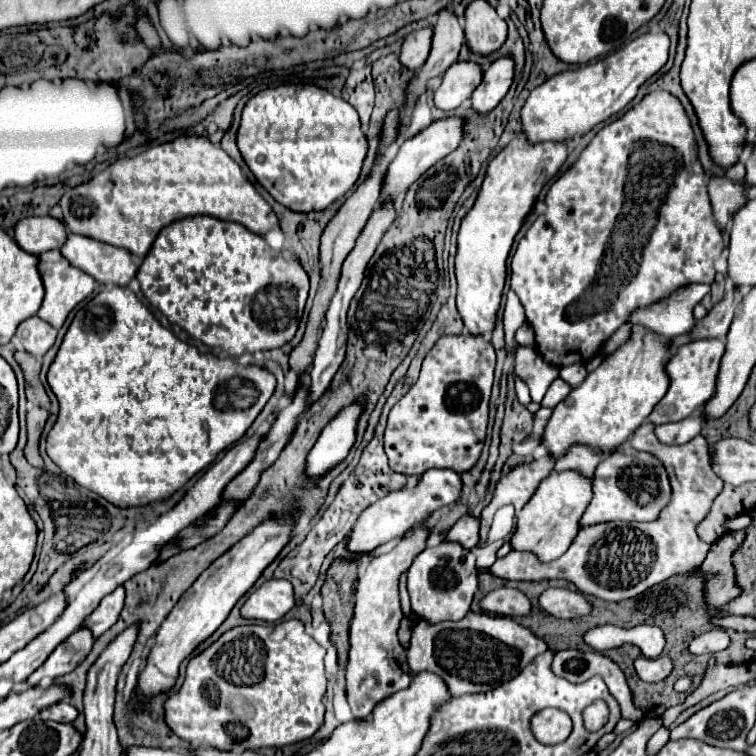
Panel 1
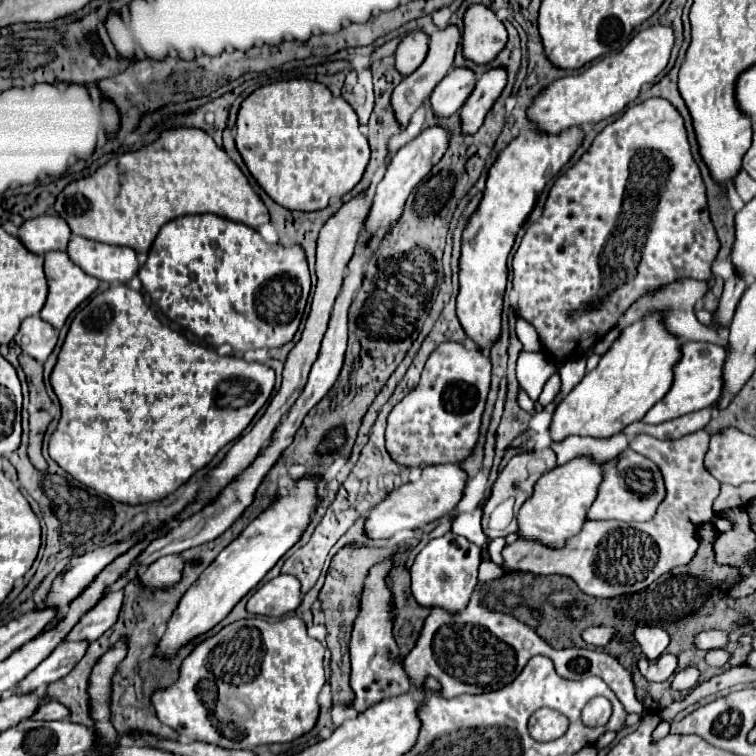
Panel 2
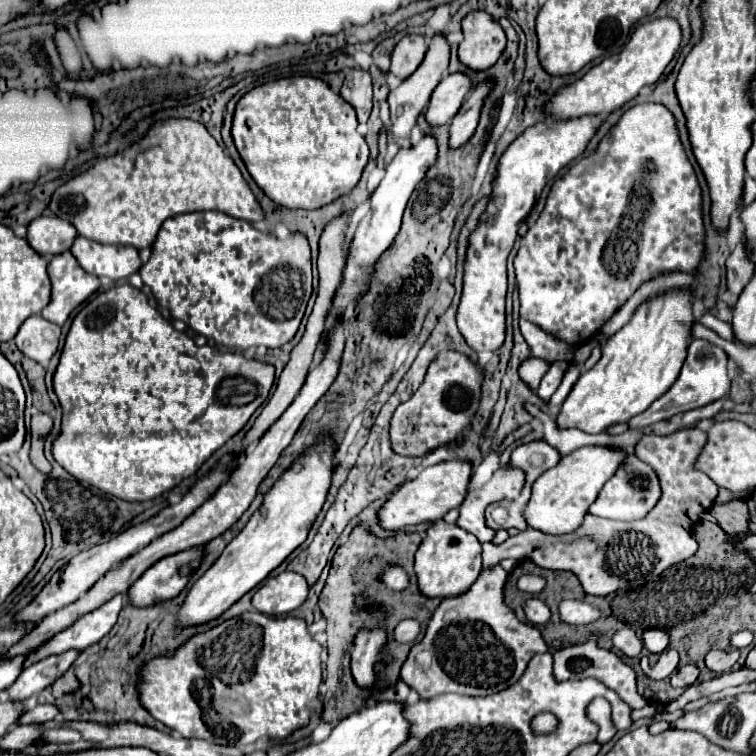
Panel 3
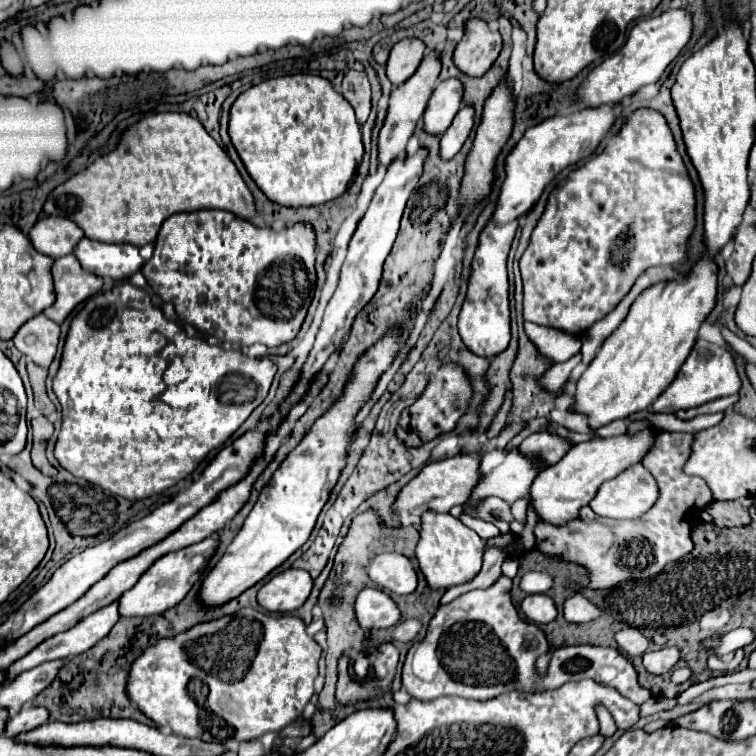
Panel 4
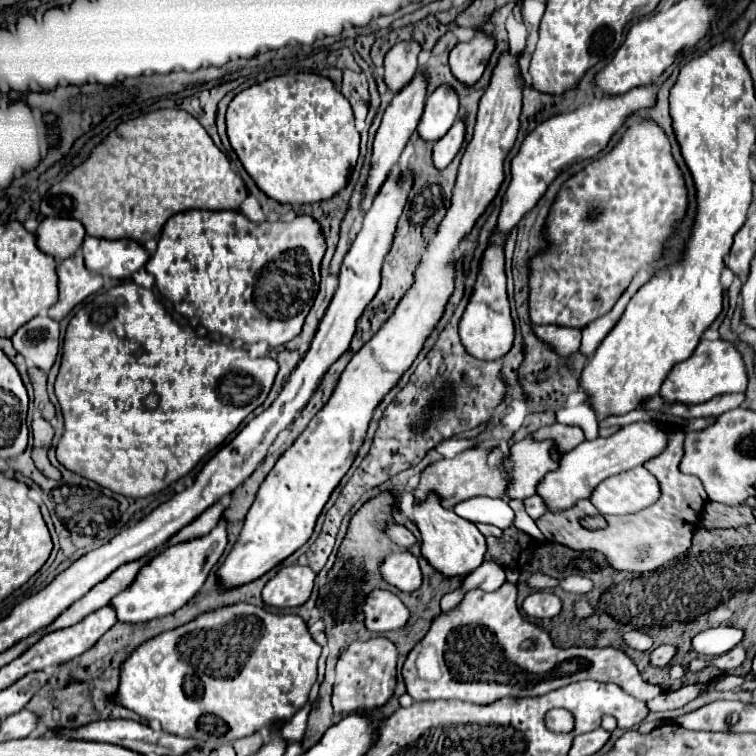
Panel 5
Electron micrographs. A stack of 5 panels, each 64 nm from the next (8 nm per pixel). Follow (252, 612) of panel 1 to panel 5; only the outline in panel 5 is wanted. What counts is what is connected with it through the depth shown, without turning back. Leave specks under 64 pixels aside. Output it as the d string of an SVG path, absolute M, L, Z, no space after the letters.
M286 566L264 586L262 598L266 604L278 608L302 606L312 594L314 578L316 572L310 566Z

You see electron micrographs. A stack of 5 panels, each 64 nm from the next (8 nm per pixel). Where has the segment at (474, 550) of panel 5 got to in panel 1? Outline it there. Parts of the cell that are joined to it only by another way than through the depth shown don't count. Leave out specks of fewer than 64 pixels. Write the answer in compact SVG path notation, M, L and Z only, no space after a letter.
M442 540L438 546L422 550L408 570L408 594L412 610L420 618L428 618L432 622L464 618L466 612L470 610L476 588L478 588L476 556L472 554L472 550L464 548L458 542Z

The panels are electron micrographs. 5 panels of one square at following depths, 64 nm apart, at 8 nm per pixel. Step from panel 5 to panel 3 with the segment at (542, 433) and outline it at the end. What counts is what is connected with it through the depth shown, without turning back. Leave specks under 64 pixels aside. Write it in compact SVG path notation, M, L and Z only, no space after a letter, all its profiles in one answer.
M534 440L528 444L522 444L518 448L514 448L510 464L518 466L526 472L526 488L520 494L520 500L530 500L530 484L548 468L552 468L556 462L560 460L560 452L550 446L546 440Z

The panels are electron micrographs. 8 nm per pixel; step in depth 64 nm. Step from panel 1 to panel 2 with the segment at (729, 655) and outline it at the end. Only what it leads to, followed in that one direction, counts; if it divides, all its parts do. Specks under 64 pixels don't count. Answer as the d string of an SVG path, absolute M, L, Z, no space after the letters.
M702 524L698 528L698 540L700 540L700 548L696 552L696 556L684 564L674 568L672 572L676 572L676 622L680 622L680 626L672 626L672 628L664 628L670 634L670 652L678 656L678 670L686 668L686 666L696 666L700 670L700 682L704 682L708 678L708 666L704 662L704 650L696 648L694 638L704 632L704 630L712 630L712 628L720 628L728 634L728 644L726 648L732 652L732 660L730 666L738 666L746 662L748 652L752 650L750 646L740 646L736 640L736 634L744 634L744 628L748 628L748 624L740 624L738 620L742 620L742 612L738 610L738 600L728 596L728 588L736 582L738 578L738 570L734 566L722 566L714 560L714 542L720 536L720 532L714 528L714 524Z

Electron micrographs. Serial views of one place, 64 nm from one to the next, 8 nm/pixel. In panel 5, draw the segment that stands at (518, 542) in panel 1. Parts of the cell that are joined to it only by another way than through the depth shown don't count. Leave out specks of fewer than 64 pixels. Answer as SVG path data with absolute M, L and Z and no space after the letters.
M634 422L628 426L622 426L616 434L608 438L596 438L592 442L584 440L578 444L574 450L566 452L560 458L560 468L556 472L550 472L538 486L538 494L544 498L548 504L548 510L558 510L558 508L570 508L574 502L580 498L588 498L592 490L608 476L632 470L636 466L646 464L650 458L658 456L664 452L668 446L670 430L662 428L660 424L654 422Z

